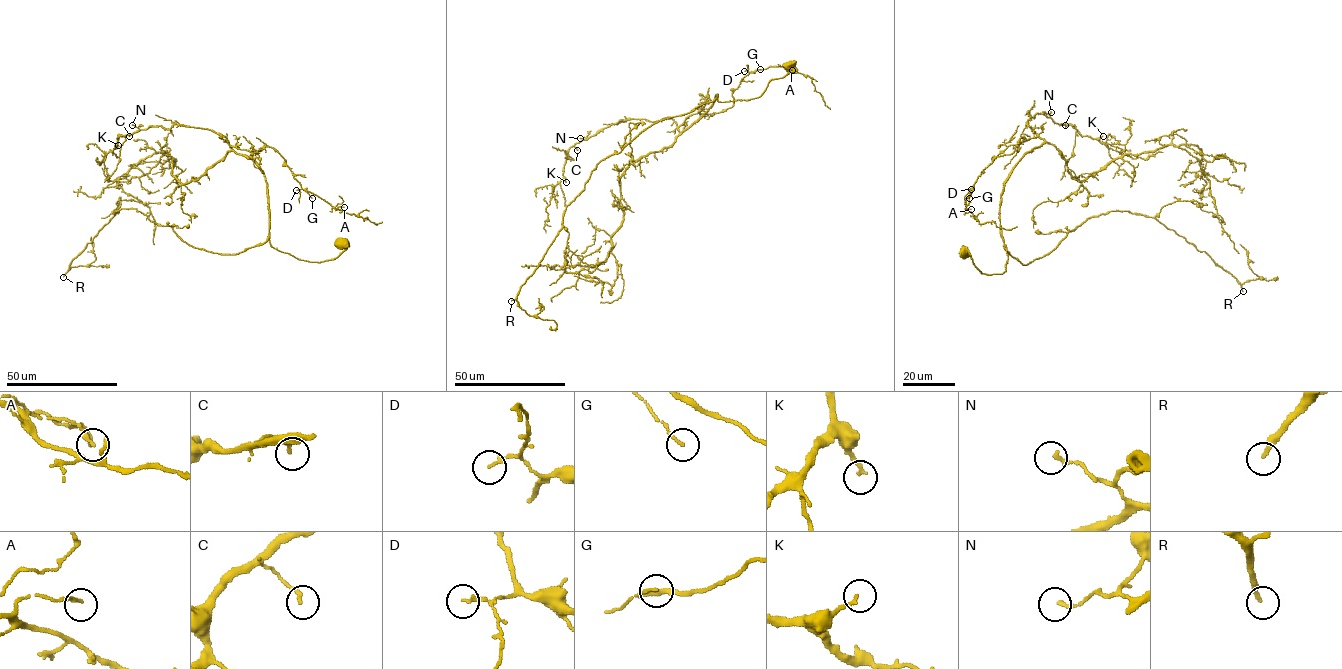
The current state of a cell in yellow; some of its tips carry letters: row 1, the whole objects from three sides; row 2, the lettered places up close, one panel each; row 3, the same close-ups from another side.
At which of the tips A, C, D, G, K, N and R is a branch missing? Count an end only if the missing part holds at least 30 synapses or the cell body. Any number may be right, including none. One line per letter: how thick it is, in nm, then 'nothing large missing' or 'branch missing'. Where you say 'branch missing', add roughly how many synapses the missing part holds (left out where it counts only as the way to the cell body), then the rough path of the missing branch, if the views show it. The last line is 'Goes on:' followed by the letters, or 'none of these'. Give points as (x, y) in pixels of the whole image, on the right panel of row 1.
A: 140 nm | nothing large missing
C: 150 nm | nothing large missing
D: 150 nm | nothing large missing
G: 110 nm | nothing large missing
K: 160 nm | nothing large missing
N: 150 nm | nothing large missing
R: 200 nm | branch missing | 170 syn | (1243, 291), (1245, 301), (1262, 302), (1259, 312), (1266, 329), (1261, 320), (1266, 293), (1253, 269), (1225, 244)
Goes on: R

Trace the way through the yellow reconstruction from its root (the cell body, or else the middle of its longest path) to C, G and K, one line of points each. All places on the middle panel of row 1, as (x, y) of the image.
C: (789, 64), (793, 71), (758, 97), (716, 95), (681, 133), (671, 119), (620, 120), (577, 150)
G: (789, 64), (793, 71), (759, 96), (716, 95), (679, 131), (690, 115), (730, 108), (741, 80), (760, 69)
K: (789, 64), (793, 71), (758, 97), (716, 95), (681, 133), (668, 118), (601, 129), (568, 150), (566, 182)

